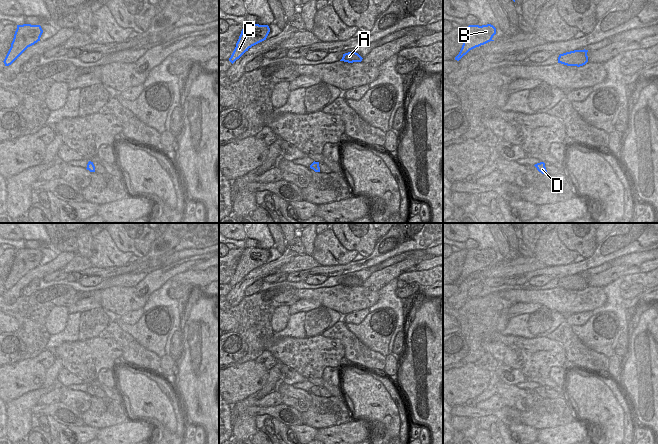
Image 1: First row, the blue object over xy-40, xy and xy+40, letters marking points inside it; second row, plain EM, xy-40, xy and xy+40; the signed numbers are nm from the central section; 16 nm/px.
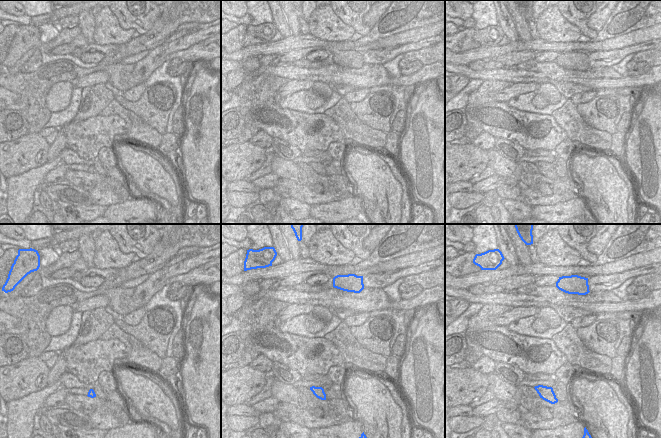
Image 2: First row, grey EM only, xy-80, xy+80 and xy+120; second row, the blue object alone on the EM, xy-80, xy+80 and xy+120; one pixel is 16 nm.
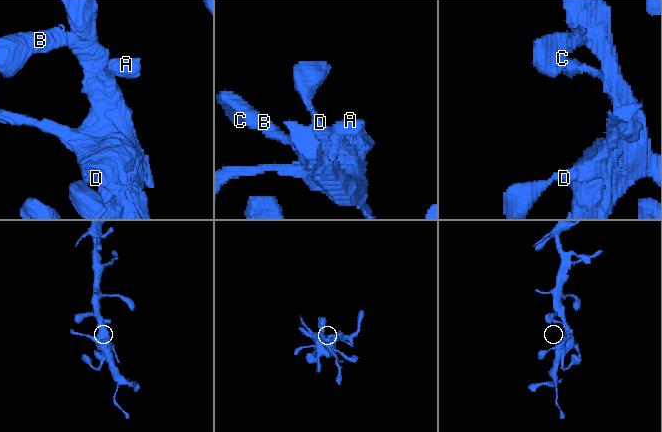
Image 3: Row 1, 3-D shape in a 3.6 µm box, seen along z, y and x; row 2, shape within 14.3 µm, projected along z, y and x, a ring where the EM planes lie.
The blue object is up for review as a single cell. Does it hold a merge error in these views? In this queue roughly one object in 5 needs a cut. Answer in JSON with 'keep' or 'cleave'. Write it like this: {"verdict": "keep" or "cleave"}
{"verdict": "keep"}

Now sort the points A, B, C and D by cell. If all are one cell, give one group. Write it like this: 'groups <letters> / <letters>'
groups A B C D

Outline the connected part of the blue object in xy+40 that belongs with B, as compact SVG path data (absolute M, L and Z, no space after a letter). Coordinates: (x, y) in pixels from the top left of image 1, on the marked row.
M469 25L464 37L462 48L459 54L455 57L455 60L459 61L470 50L484 45L490 41L494 41L492 38L496 34L496 28L491 25Z

